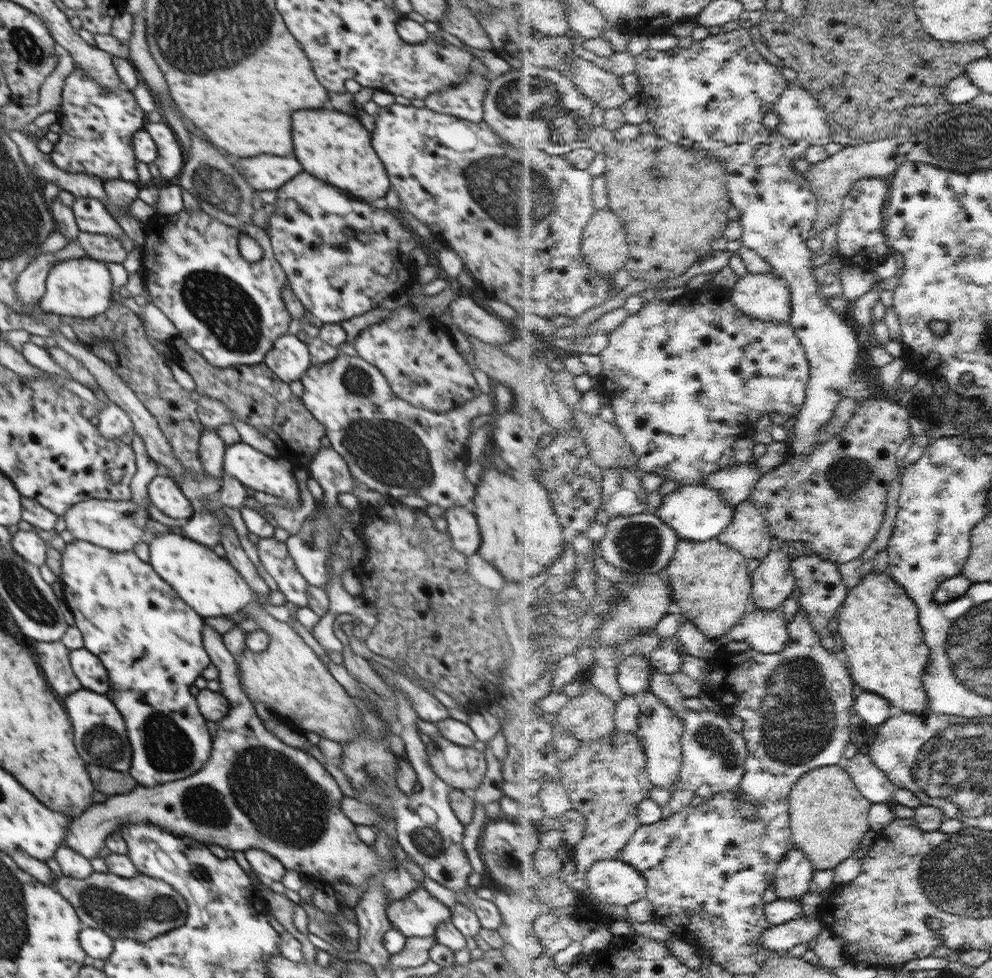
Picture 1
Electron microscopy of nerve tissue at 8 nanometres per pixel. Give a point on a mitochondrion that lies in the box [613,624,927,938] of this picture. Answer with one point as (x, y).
(798, 720)

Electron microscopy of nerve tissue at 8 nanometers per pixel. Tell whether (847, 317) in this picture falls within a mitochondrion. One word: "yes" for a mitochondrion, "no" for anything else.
no

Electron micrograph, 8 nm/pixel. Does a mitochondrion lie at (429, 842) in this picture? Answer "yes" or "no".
yes

